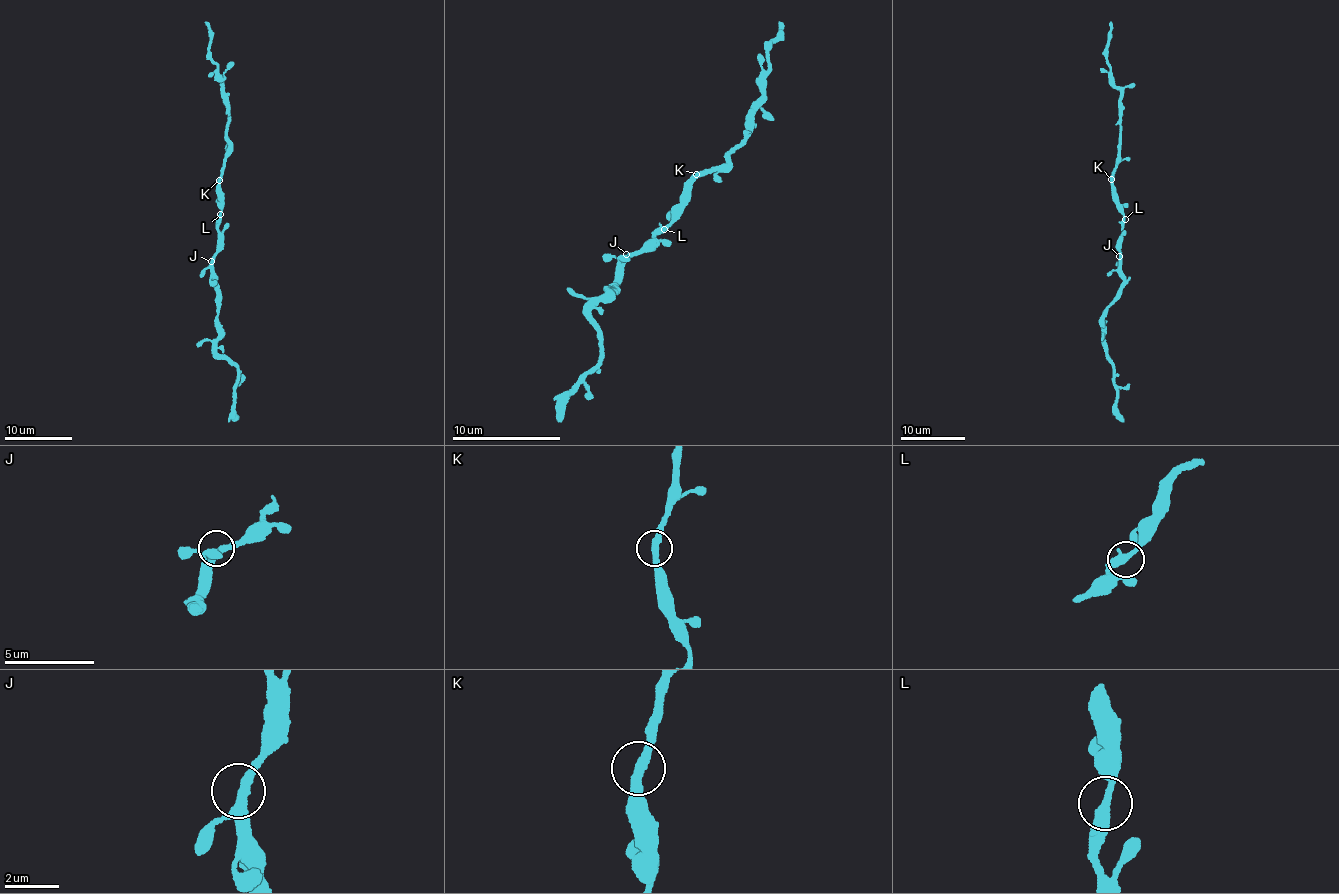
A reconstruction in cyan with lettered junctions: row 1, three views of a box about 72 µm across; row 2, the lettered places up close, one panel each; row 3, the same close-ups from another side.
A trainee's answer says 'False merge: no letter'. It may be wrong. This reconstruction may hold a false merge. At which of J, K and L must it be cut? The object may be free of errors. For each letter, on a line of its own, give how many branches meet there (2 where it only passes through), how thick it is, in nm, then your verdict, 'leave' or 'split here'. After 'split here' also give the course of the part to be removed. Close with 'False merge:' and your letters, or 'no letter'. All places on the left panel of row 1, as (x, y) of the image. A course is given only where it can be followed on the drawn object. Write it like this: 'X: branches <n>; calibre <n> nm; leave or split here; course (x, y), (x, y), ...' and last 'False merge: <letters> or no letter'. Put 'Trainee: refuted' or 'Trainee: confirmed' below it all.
J: branches 2; calibre 320 nm; leave
K: branches 2; calibre 320 nm; leave
L: branches 2; calibre 340 nm; leave
False merge: no letter
Trainee: confirmed

